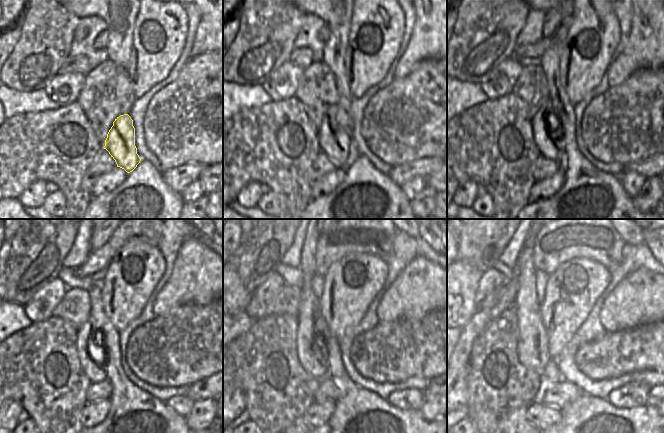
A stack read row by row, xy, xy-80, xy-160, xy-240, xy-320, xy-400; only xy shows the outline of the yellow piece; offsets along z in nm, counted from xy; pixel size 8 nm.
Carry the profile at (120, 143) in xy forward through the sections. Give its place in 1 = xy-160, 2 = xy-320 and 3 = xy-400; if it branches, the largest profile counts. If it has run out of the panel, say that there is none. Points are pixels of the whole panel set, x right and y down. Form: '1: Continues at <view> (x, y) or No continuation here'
1: Continues at xy-160 (552, 147)
2: Continues at xy-320 (311, 327)
3: Continues at xy-400 (532, 351)

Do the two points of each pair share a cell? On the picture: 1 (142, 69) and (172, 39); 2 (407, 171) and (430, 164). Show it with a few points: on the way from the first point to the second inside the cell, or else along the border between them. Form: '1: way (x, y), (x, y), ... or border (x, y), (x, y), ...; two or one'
1: way (150, 61), (157, 54), (162, 53), (166, 47); one
2: way (413, 169), (424, 167); one

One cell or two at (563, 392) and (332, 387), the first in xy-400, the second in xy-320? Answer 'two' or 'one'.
one

